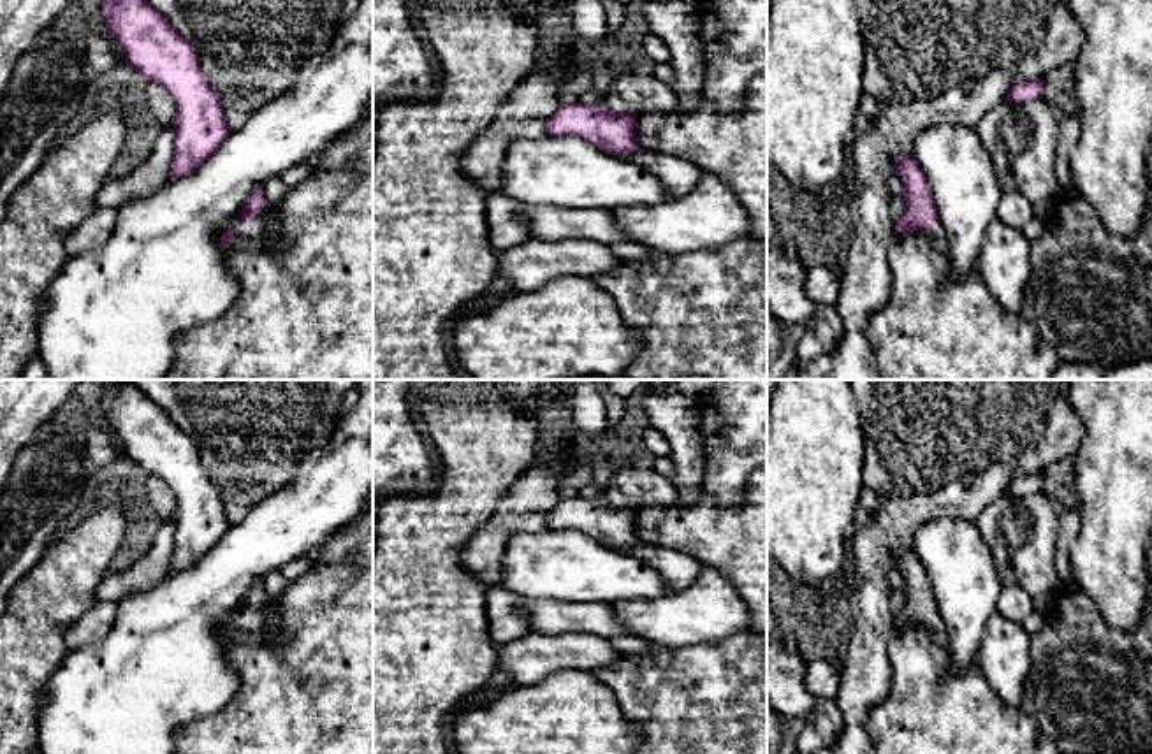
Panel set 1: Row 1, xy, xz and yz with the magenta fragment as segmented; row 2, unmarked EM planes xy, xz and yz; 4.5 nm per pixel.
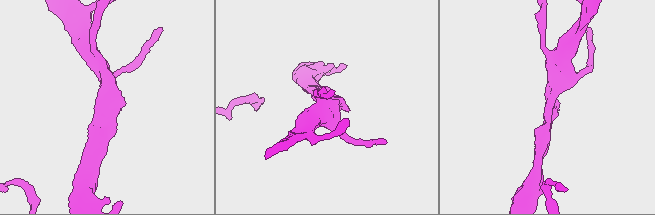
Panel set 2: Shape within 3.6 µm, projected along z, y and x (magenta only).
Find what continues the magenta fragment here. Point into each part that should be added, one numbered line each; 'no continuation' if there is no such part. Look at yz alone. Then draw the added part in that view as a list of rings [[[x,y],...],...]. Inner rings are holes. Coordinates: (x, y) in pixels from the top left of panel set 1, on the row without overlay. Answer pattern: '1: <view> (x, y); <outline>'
1: yz (938, 630); [[[941,617],[937,620],[930,619],[929,627],[930,627],[930,634],[932,634],[932,640],[936,642],[936,645],[948,649],[950,642],[948,642],[948,634],[946,634],[943,619]]]

